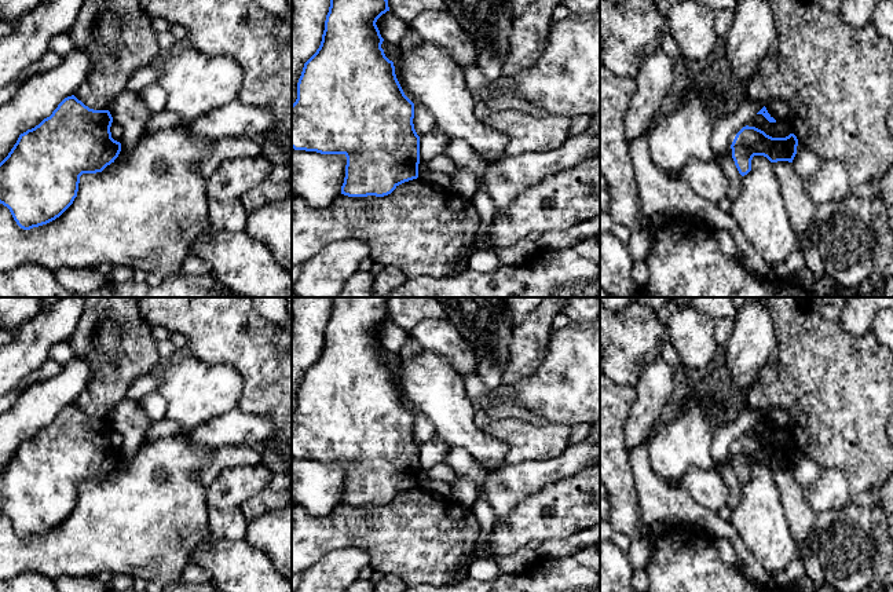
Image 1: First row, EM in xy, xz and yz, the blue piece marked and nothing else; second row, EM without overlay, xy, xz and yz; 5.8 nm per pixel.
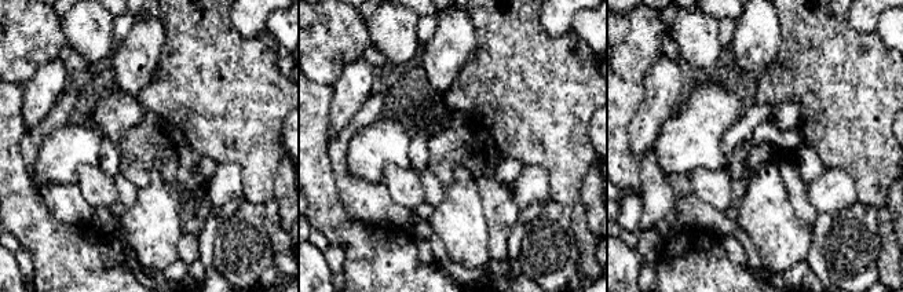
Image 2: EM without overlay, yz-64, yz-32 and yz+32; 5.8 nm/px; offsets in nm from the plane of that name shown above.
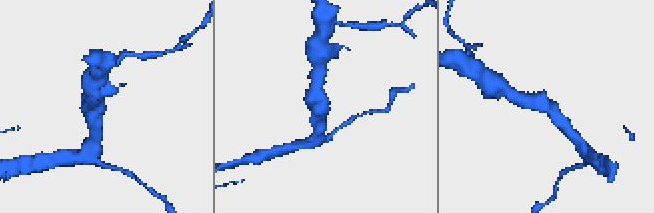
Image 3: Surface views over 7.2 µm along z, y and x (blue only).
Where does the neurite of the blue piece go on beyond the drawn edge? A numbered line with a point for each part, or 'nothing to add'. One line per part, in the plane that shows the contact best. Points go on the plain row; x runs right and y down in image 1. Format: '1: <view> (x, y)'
nothing to add

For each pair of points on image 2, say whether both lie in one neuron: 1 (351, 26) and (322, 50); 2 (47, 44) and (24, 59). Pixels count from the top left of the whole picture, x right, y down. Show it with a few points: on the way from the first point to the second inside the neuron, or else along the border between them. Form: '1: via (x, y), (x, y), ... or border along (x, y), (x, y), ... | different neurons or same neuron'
1: via (344, 30), (329, 43) | same neuron
2: via (41, 44), (29, 54) | same neuron

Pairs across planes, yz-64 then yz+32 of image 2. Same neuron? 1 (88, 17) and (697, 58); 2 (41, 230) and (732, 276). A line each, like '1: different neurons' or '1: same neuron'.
1: same neuron
2: same neuron

